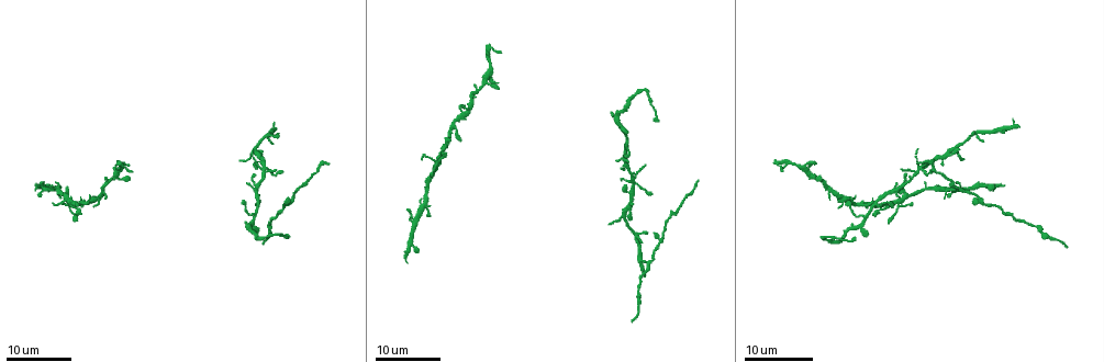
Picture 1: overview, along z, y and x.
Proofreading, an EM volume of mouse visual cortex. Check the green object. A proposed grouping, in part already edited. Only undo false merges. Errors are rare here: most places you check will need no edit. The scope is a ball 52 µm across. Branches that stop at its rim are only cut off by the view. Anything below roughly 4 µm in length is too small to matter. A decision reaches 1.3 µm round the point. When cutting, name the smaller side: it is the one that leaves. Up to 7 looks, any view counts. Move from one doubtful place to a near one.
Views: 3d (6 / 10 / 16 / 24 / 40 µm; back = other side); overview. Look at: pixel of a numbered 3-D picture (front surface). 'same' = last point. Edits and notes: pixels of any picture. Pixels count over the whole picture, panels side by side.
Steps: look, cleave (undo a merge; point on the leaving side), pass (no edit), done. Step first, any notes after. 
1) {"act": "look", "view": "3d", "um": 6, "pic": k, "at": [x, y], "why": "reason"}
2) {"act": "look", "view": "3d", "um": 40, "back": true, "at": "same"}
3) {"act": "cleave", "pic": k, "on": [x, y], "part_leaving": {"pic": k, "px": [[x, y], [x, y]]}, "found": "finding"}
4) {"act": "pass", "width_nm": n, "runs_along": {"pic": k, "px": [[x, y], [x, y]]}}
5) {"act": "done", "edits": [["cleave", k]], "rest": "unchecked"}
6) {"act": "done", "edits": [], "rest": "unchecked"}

{"act": "look", "view": "3d", "um": 24, "pic": 1, "at": [484, 85], "why": "three arms meet"}

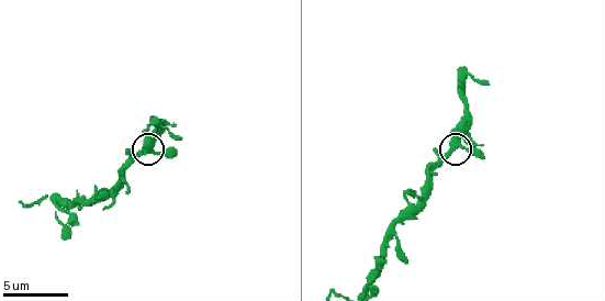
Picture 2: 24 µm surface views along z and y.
{"act": "look", "view": "3d", "um": 10, "pic": 2, "at": [452, 146]}

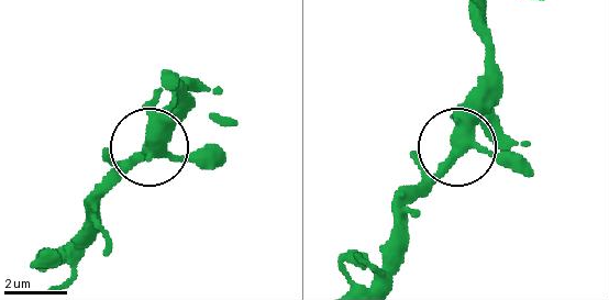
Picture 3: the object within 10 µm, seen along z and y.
{"act": "look", "view": "3d", "um": 6, "pic": 3, "at": [454, 151]}

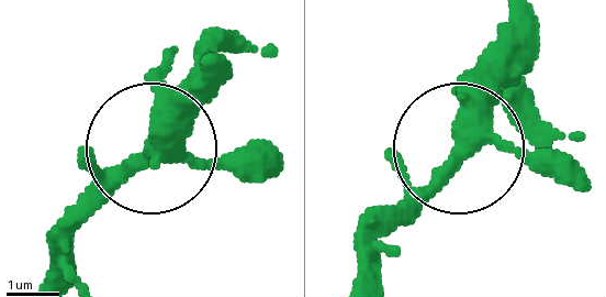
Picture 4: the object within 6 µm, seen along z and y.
{"act": "pass", "found": "all the same cell"}

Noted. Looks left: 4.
{"act": "look", "view": "3d", "um": 24, "pic": 1, "at": [952, 155], "why": "two arms in line, one across"}

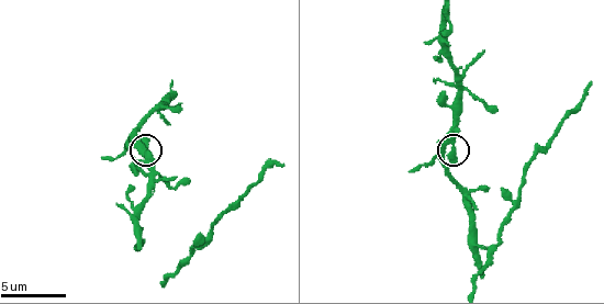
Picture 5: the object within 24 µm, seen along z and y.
{"act": "look", "view": "3d", "um": 6, "pic": 5, "at": [454, 148]}

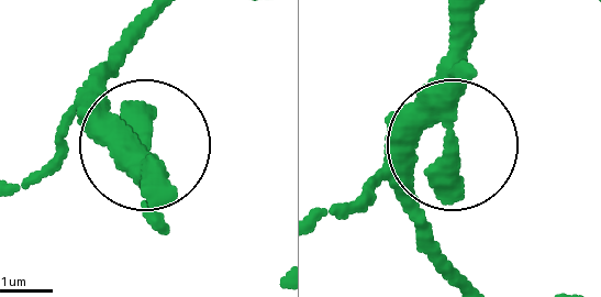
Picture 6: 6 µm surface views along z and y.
{"act": "pass", "runs_along": {"pic": 6, "px": [[460, 11], [460, 89], [408, 195], [416, 230]]}, "found": "continuous, no second cell"}

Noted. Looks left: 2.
{"act": "look", "view": "3d", "um": 6, "pic": 5, "at": [466, 90], "why": "three arms meet"}

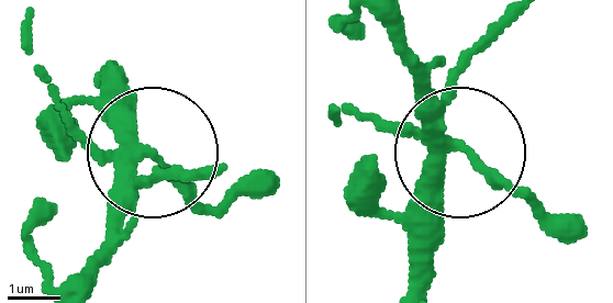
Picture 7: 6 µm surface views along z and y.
{"act": "look", "view": "3d", "um": 6, "back": true, "pic": 7, "at": [468, 151]}

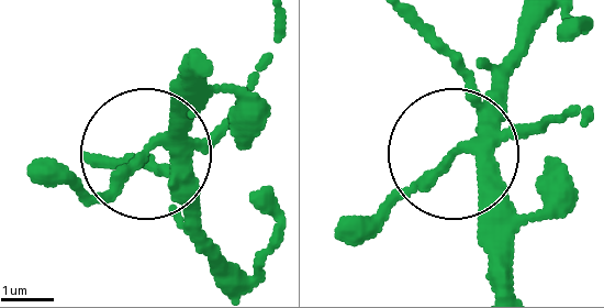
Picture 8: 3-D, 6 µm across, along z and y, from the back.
{"act": "pass", "width_nm": 220, "runs_along": {"pic": 8, "px": [[537, 30], [489, 122], [458, 149], [511, 222]]}, "found": "continuous, no second cell"}

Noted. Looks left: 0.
{"act": "done", "edits": [], "rest": "unchecked"}

